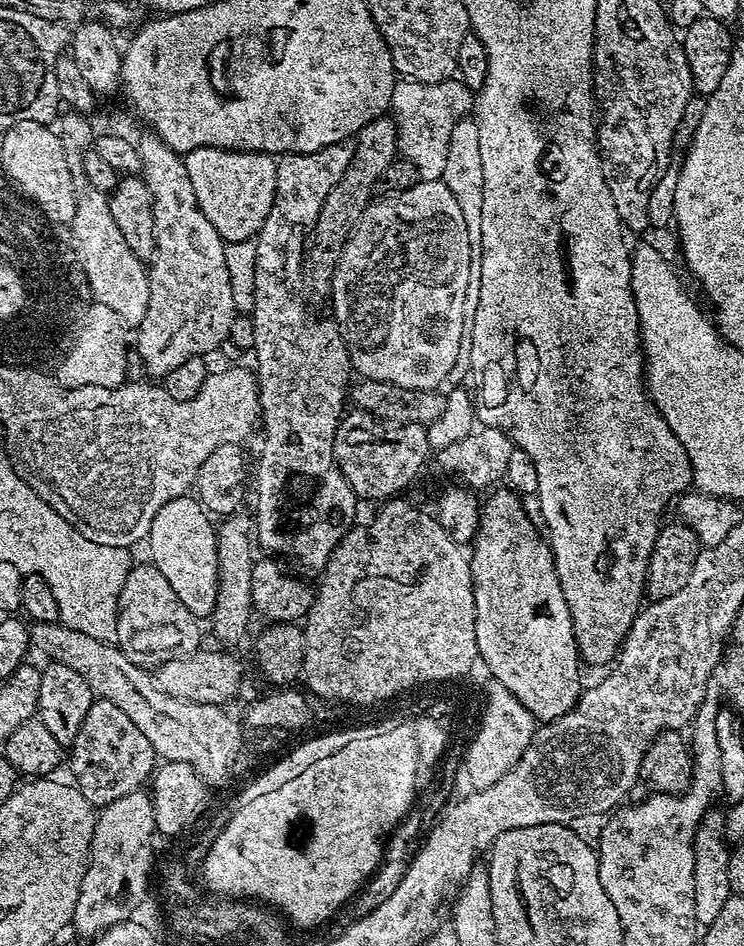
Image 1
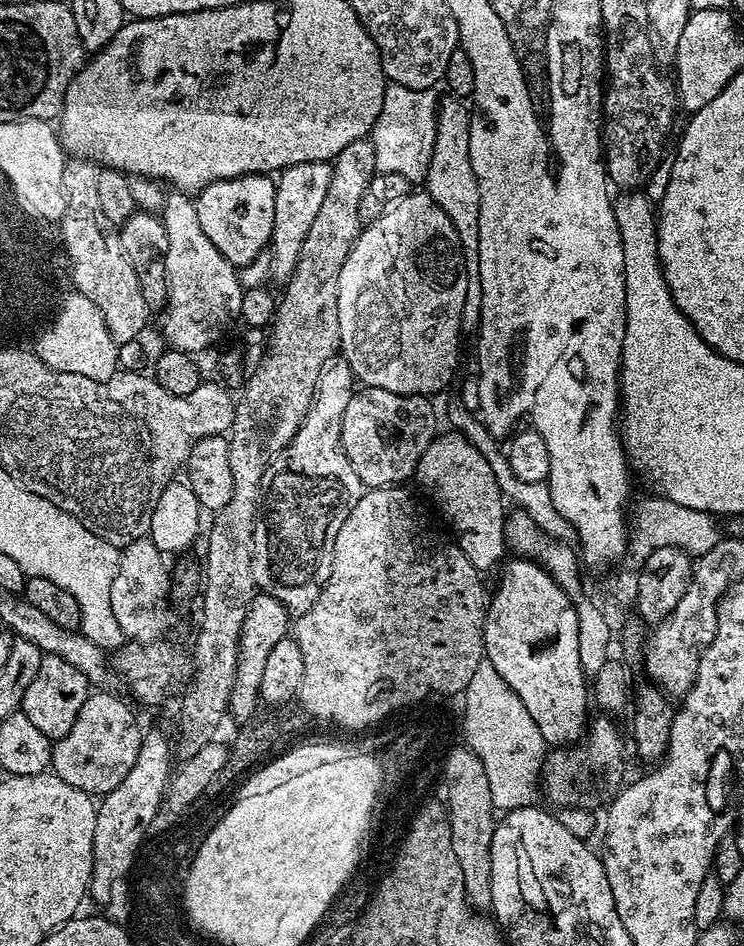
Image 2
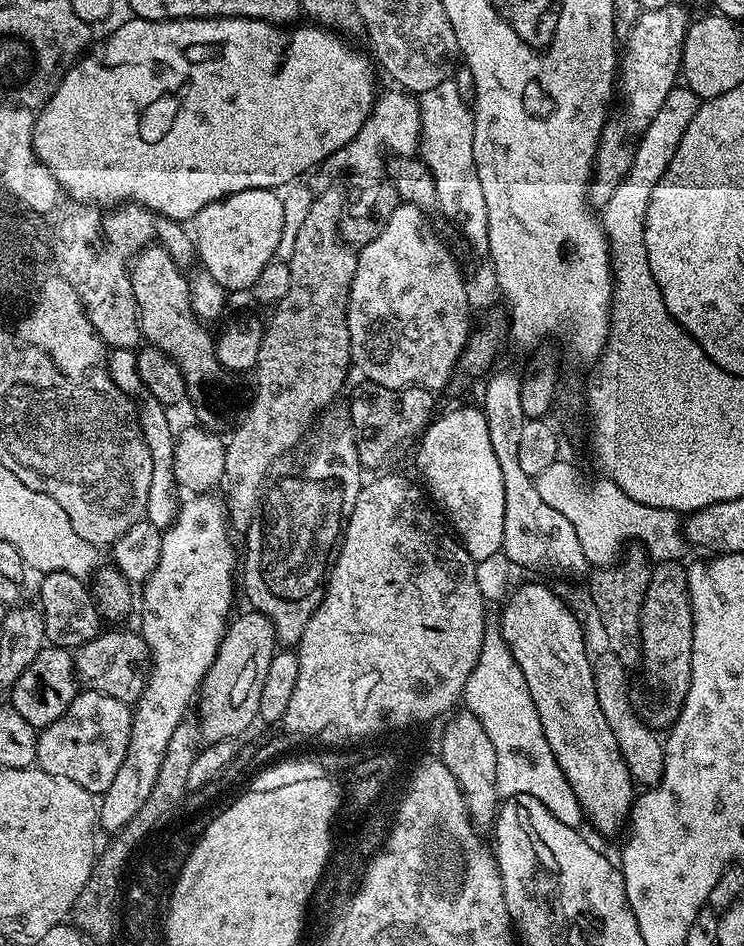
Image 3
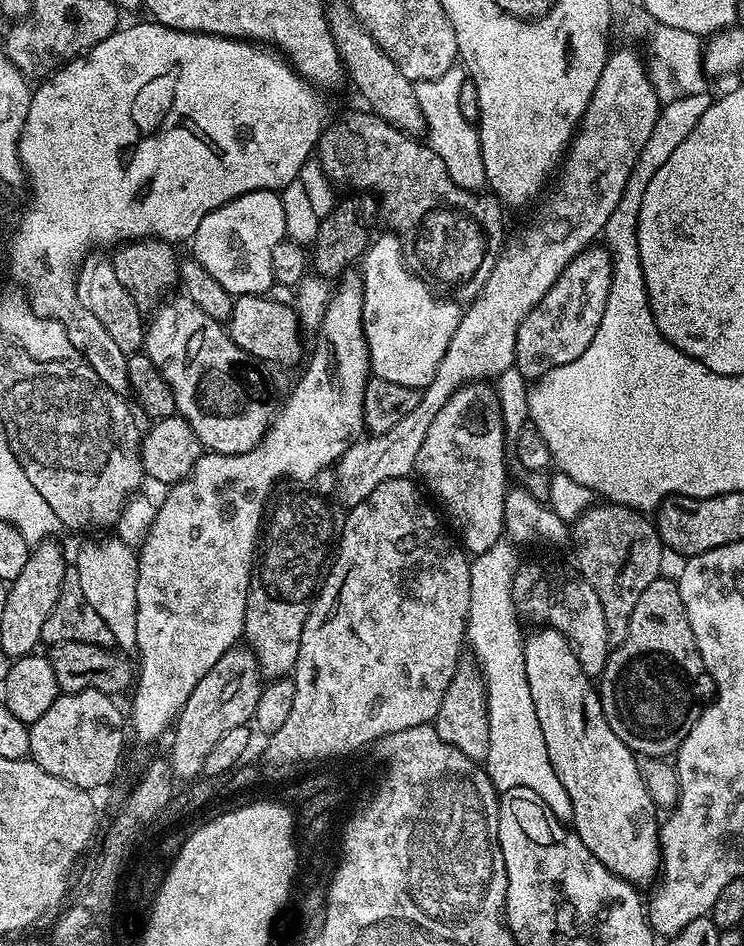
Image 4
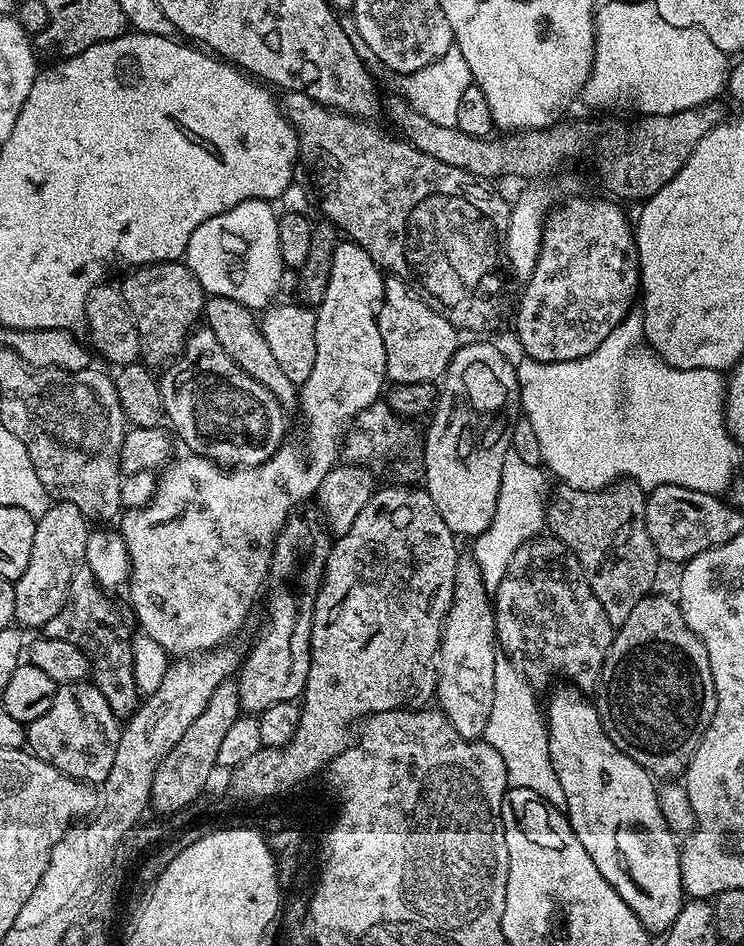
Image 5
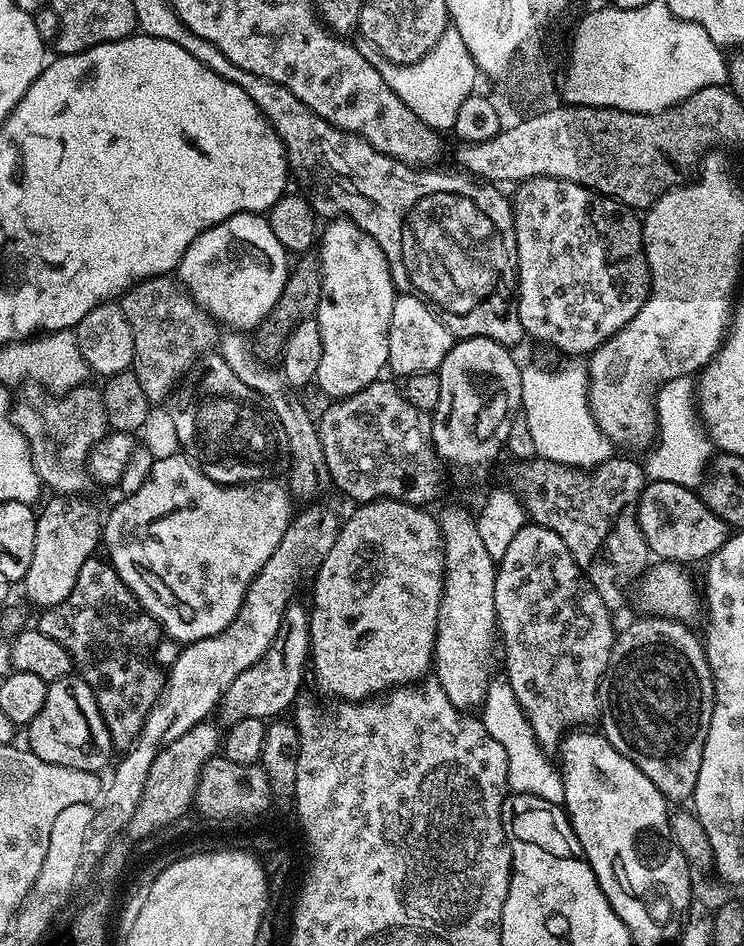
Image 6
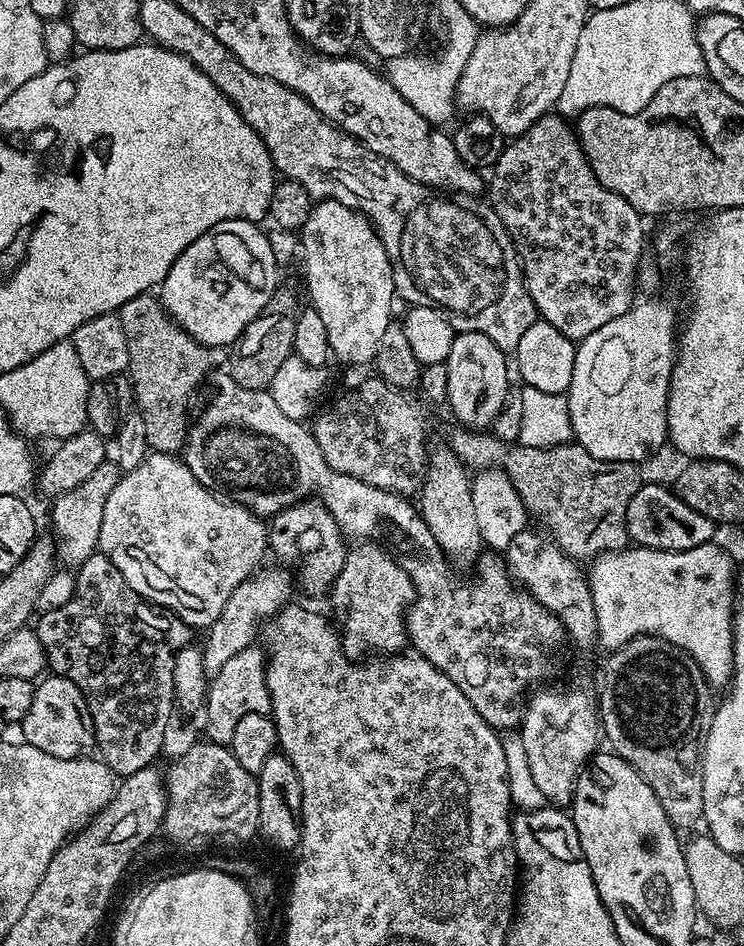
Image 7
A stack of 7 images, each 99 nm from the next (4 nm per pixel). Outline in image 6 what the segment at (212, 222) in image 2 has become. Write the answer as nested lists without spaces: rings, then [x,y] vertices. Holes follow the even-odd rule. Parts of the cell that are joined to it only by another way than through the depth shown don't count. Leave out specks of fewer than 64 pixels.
[[[239,212],[226,218],[221,224],[208,228],[186,250],[178,269],[178,280],[197,307],[212,317],[217,325],[229,324],[232,330],[255,330],[274,310],[274,302],[282,294],[282,286],[288,277],[290,253],[274,238],[267,219],[254,212]]]

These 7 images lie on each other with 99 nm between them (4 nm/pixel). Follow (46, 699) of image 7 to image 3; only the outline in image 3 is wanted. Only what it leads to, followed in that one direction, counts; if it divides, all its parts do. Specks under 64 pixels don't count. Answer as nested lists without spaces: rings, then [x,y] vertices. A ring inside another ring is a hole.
[[[77,691],[66,714],[62,714],[62,718],[50,726],[39,729],[36,737],[36,764],[46,774],[78,782],[78,786],[87,792],[107,792],[110,782],[114,782],[122,766],[122,758],[126,758],[132,713],[133,709],[118,698],[110,698],[101,692]]]

